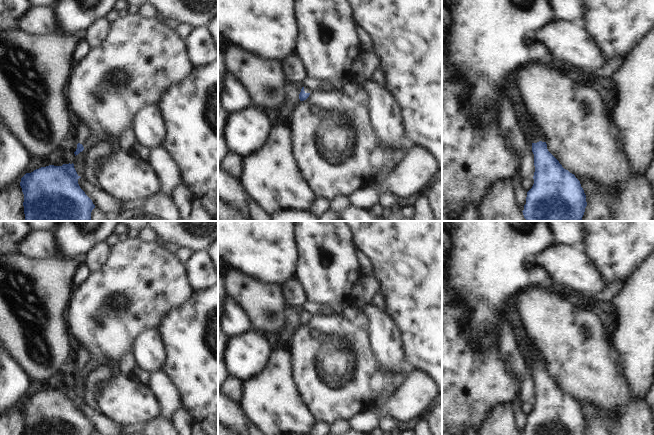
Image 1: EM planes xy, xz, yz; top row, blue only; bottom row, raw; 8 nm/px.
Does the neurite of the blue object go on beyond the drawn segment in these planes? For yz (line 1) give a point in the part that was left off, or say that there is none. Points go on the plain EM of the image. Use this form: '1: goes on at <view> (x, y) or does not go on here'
1: goes on at yz (532, 359)

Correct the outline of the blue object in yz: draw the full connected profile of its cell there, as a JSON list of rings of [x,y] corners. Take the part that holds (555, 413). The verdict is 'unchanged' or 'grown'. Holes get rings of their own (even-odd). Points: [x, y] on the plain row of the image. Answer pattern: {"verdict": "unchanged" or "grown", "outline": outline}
{"verdict": "grown", "outline": [[[523,340],[520,346],[526,348],[527,363],[532,366],[534,378],[534,408],[527,416],[523,435],[585,435],[586,419],[580,405],[574,398],[564,393],[559,385],[548,375],[544,361],[538,357],[538,351],[529,341]]]}

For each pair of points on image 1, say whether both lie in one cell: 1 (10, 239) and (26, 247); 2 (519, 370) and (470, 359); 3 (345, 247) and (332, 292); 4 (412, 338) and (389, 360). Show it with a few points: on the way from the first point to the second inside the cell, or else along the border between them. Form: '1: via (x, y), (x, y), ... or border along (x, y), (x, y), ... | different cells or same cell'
1: border along (30, 231), (19, 242), (17, 252) | different cells
2: border along (499, 347), (502, 358), (521, 383) | different cells
3: via (335, 258), (335, 262), (332, 265), (332, 281) | same cell
4: border along (395, 325), (400, 336), (403, 359), (407, 365) | different cells

